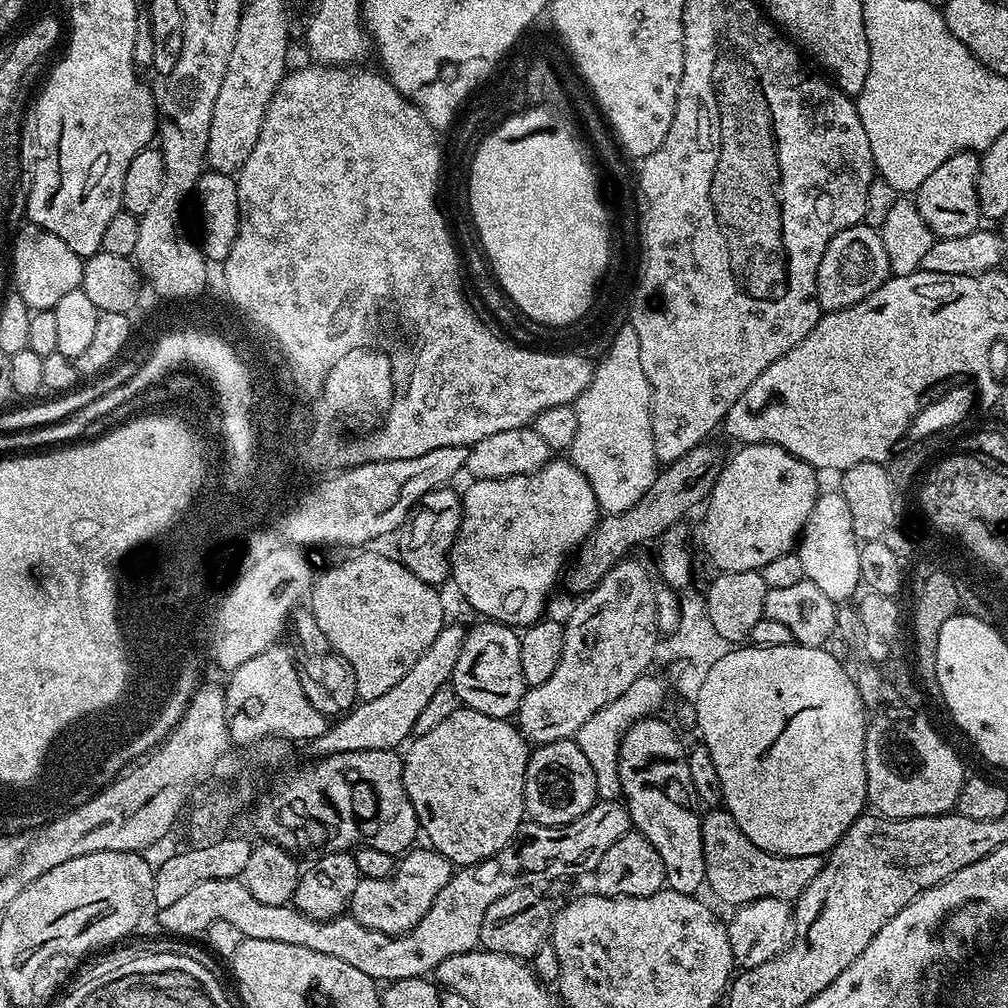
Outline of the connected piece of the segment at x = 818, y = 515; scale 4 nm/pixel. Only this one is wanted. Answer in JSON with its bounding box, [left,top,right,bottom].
[798,490,861,602]

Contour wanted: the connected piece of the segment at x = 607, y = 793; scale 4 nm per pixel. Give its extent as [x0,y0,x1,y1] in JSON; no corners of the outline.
[575,674,670,801]

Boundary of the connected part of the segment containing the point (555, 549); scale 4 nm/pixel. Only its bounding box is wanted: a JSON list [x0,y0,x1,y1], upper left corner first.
[450,458,598,630]

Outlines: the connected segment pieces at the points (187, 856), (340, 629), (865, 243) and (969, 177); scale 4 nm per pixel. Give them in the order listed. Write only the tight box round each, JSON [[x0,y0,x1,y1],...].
[[152,836,253,909],[310,550,446,700],[816,222,889,313],[914,150,982,238]]

